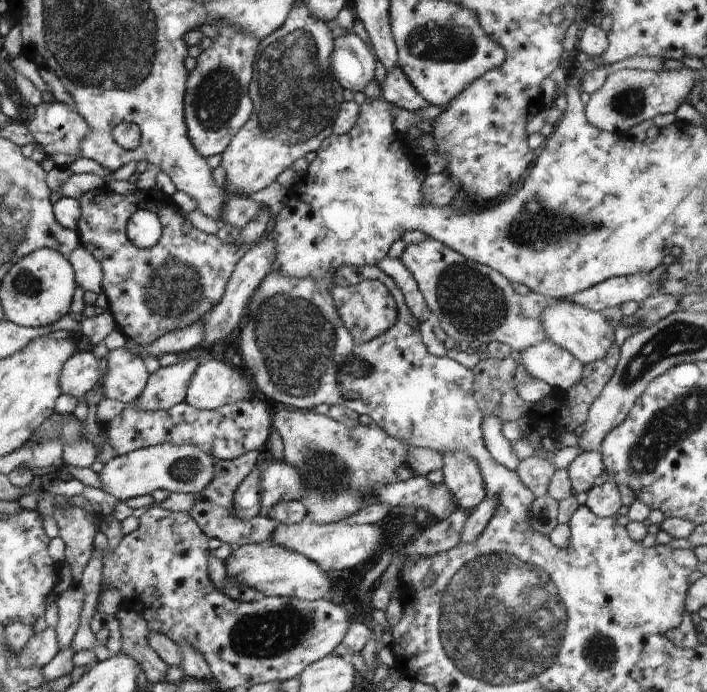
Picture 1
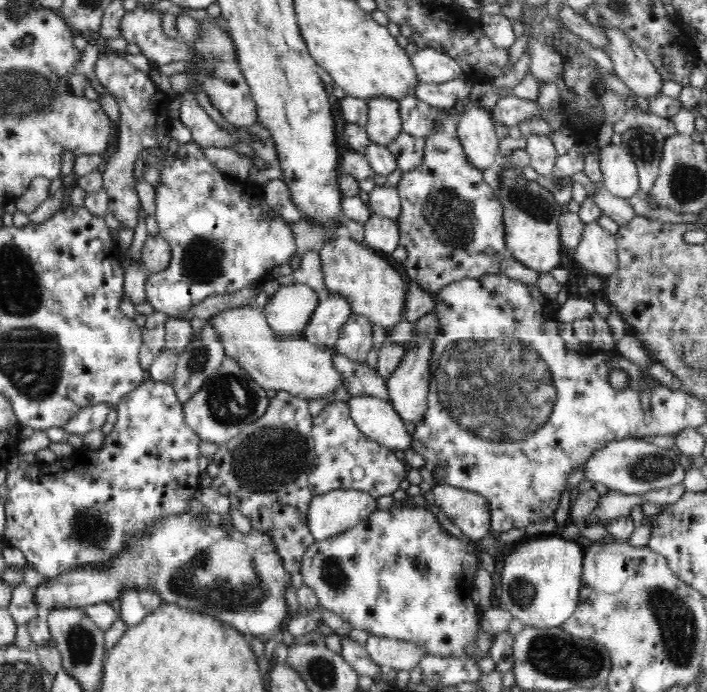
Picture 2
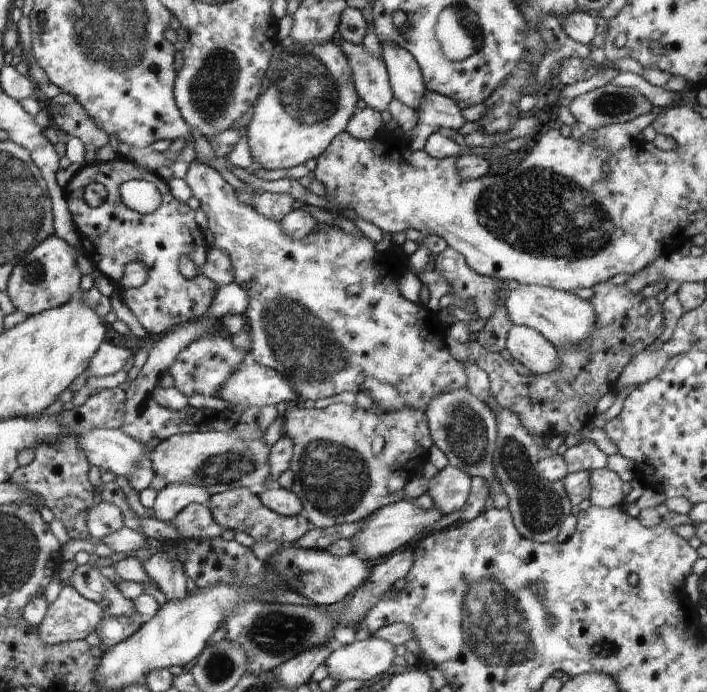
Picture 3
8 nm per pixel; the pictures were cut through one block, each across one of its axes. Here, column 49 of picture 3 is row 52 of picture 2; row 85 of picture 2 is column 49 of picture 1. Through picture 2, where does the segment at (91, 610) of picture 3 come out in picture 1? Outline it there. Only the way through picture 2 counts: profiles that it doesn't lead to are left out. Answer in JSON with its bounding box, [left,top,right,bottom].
[18,627,60,668]

